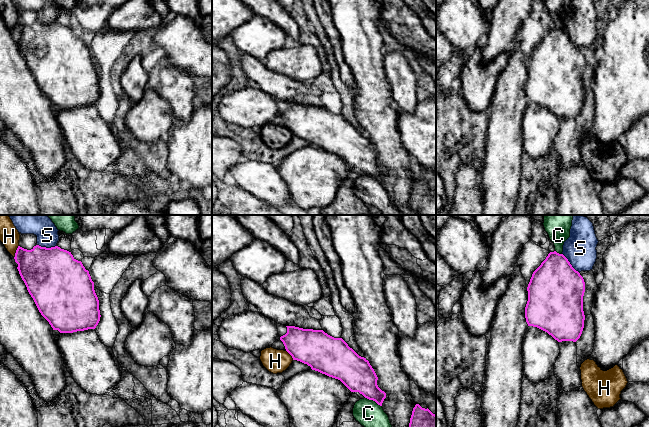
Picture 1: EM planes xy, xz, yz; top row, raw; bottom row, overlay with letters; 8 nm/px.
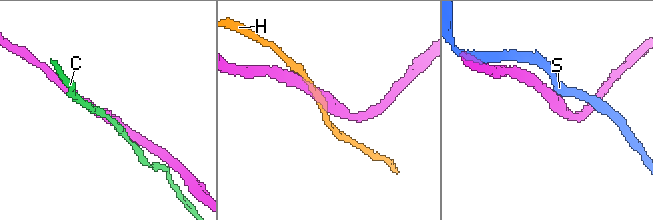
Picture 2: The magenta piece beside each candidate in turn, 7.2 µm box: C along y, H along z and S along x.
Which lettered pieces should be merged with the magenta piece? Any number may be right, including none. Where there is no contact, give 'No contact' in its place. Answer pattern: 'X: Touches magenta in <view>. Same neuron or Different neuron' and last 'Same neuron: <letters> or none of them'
C: Touches magenta in xz. Different neuron
H: Touches magenta in xy. Different neuron
S: Touches magenta in xy. Different neuron
Same neuron: none of them

